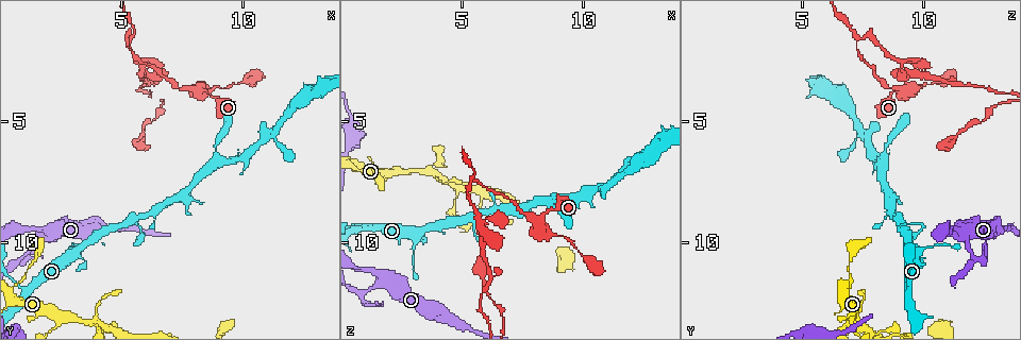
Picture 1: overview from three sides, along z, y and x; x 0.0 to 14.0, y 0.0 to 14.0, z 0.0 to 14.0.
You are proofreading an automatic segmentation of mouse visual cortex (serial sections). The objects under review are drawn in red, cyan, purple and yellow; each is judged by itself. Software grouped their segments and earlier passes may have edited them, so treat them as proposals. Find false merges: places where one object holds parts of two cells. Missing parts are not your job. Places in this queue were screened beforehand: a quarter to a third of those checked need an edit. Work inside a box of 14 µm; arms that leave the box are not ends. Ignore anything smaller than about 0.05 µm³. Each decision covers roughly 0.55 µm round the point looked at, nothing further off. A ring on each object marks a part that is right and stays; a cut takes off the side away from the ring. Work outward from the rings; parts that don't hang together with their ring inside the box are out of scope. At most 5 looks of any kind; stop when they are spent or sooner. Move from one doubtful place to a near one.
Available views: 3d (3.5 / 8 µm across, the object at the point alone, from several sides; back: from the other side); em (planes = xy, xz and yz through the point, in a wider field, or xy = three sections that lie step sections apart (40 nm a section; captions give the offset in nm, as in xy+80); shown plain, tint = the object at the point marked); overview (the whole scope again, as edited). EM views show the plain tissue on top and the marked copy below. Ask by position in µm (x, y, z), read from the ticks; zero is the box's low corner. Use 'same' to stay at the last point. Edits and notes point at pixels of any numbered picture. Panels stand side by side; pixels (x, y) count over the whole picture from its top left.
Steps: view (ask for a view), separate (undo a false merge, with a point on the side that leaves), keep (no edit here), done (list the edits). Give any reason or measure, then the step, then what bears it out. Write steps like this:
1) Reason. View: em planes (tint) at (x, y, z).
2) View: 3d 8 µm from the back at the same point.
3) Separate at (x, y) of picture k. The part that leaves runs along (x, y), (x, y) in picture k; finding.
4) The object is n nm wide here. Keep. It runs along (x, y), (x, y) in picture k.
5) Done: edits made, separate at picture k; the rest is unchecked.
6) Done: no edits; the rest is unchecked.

Thin neck. View: 3d 8 µm at (1.6, 9.6, 11.4).

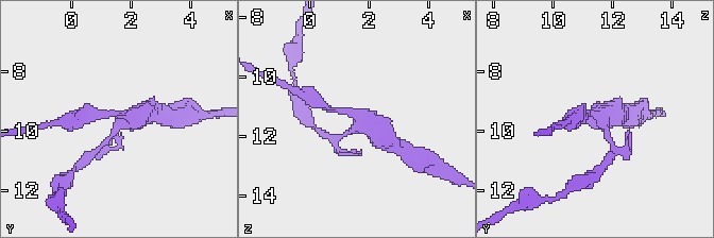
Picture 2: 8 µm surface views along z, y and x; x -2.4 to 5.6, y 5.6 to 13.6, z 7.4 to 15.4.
View: 3d 3.5 µm at (1.6, 9.5, 11.4).

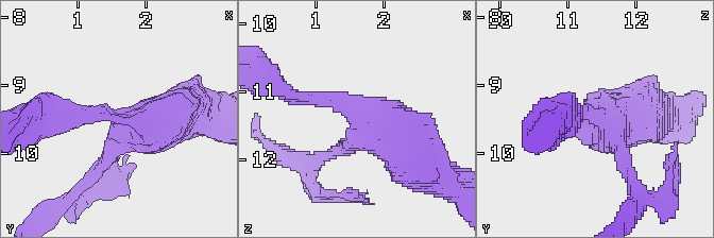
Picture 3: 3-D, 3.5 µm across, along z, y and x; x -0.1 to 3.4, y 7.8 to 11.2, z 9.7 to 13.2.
View: em xy step 5 (tint) at (1.65, 9.50, 11.45).

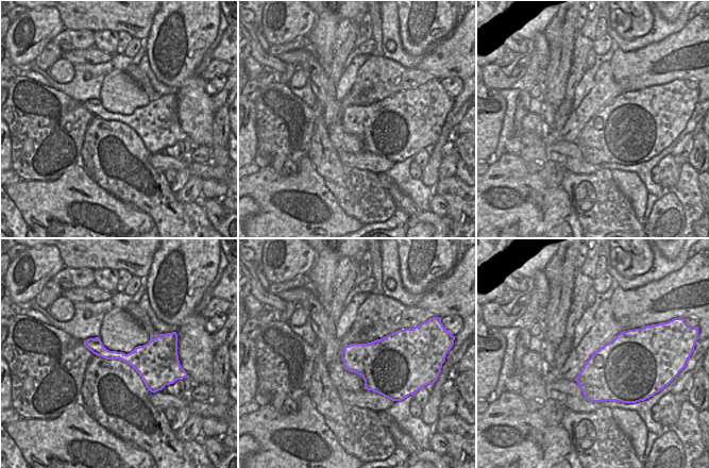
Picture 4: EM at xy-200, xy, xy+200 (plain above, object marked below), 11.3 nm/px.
Keep. It runs along (426, 169), (338, 103), (318, 101) in picture 3; all the same cell.

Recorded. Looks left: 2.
Thin arm on a thick one. View: 3d 8 µm at (8.2, 3.7, 9.0).

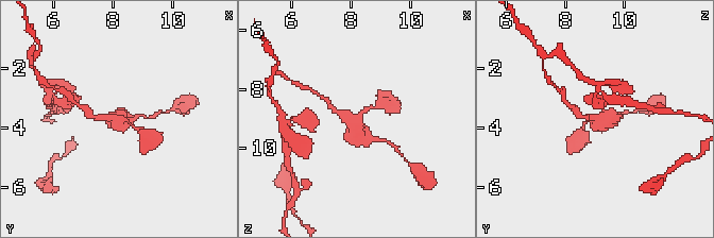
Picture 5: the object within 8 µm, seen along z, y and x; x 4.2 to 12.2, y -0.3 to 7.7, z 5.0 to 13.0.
3 arms meet here; the arms are 100, 200, 400 nm wide; need the tissue. View: em planes (tint) at (8.1, 3.7, 9.1).

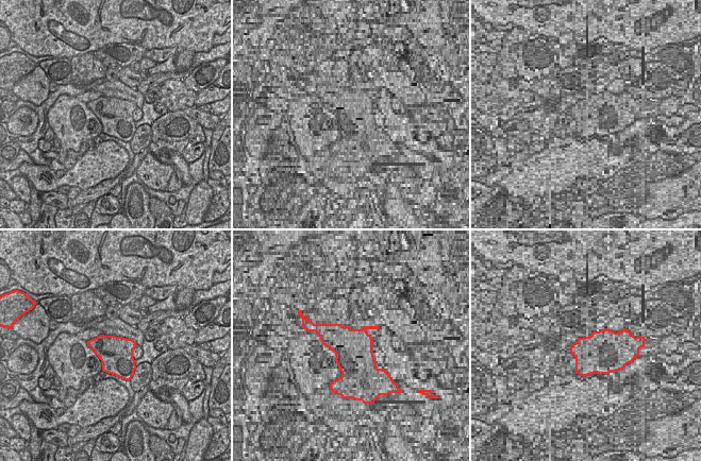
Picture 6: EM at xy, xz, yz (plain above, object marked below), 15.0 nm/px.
Keep. It runs along (139, 131), (125, 120), (91, 115) in picture 5; continuous, no second cell.

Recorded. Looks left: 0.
Done: no edits; the rest is unchecked.

